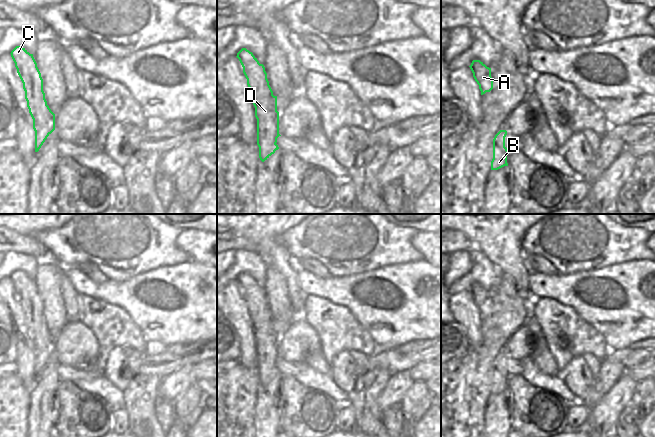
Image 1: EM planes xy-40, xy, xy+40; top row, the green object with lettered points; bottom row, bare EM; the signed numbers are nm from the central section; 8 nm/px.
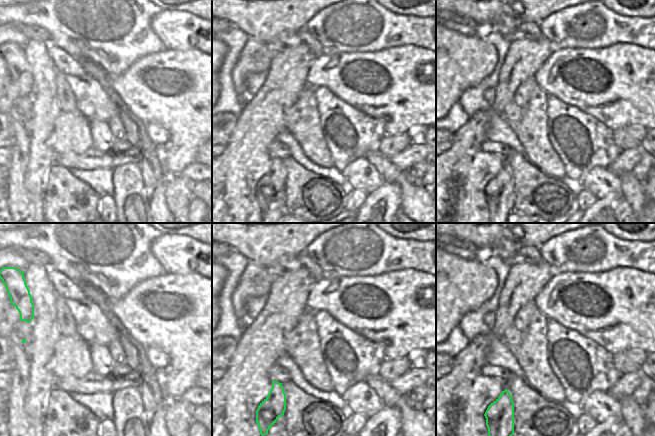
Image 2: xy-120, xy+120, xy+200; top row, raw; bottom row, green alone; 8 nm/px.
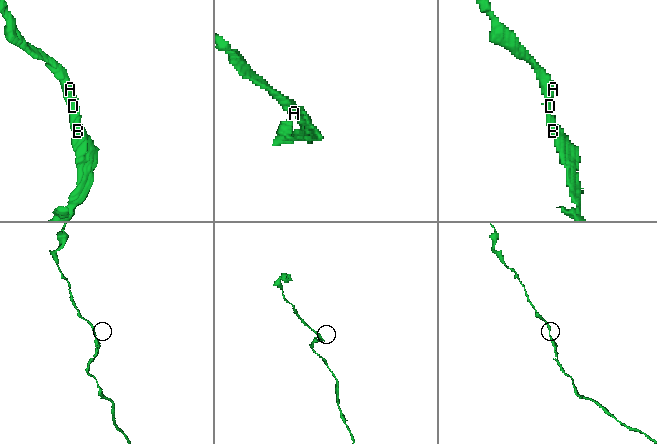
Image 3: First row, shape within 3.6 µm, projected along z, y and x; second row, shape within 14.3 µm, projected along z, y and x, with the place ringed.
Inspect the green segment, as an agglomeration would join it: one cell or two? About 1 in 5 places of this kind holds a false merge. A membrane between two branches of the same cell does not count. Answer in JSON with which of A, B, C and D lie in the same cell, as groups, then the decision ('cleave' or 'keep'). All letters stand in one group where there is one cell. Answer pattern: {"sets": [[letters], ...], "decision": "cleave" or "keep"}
{"sets": [["A", "B", "C", "D"]], "decision": "keep"}

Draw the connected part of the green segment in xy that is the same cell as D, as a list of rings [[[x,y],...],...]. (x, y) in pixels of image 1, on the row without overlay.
[[[242,272],[236,281],[243,291],[243,297],[253,321],[257,343],[259,382],[264,386],[279,373],[276,368],[277,362],[281,360],[279,358],[277,320],[273,319],[264,289],[259,287],[252,276]]]

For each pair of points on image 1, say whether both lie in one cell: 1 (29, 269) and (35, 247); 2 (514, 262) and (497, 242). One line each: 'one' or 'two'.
1: two
2: one

